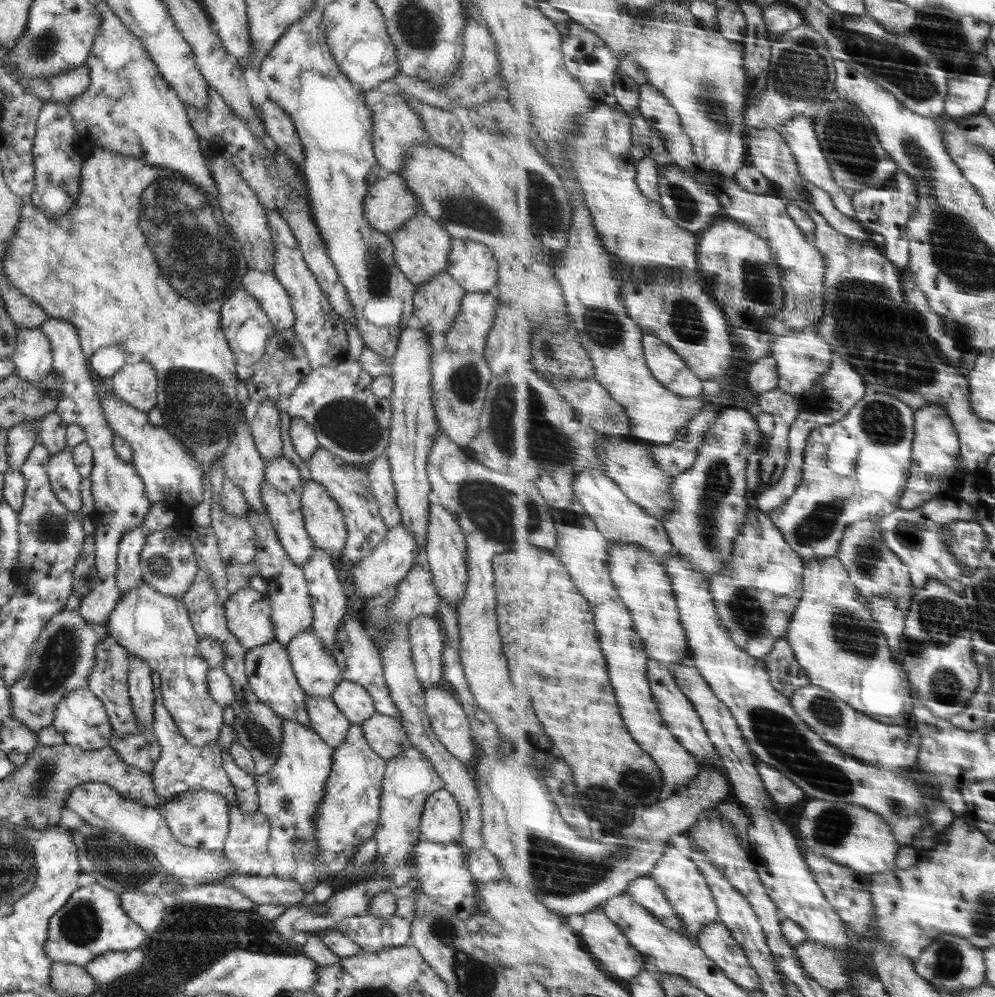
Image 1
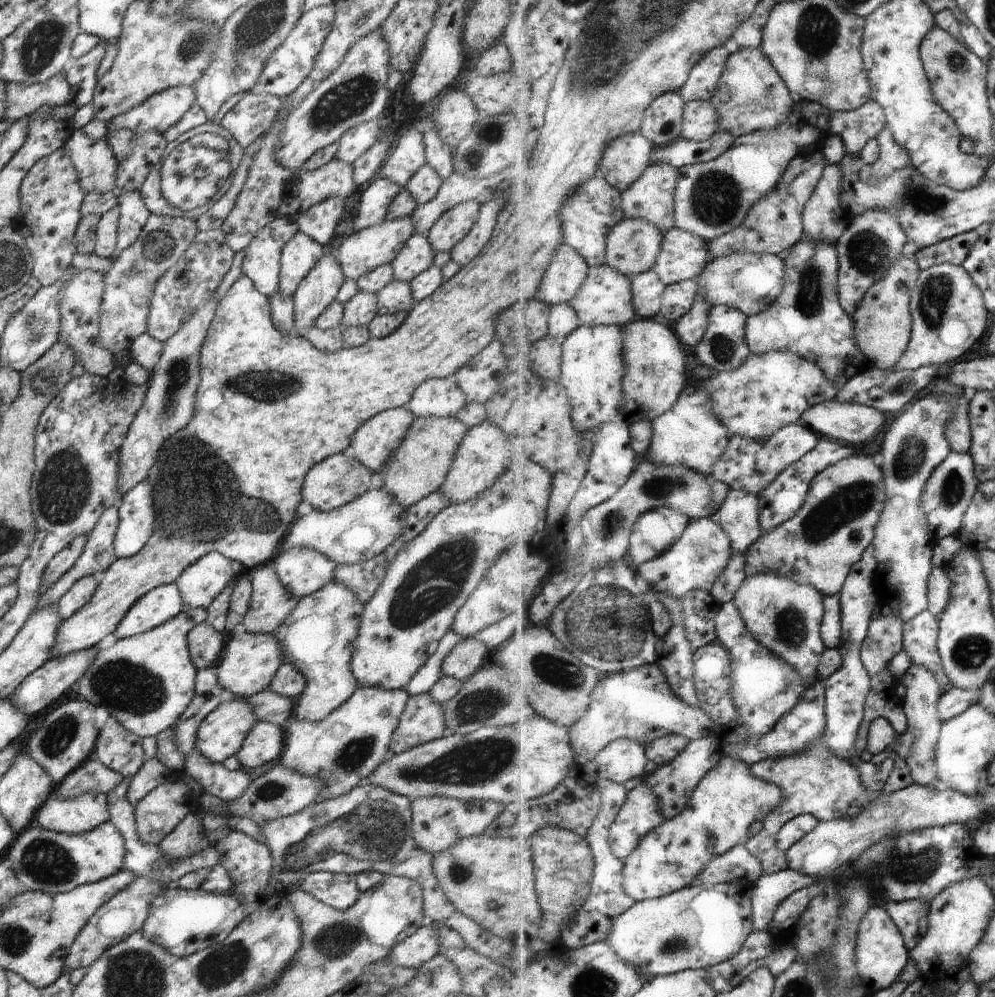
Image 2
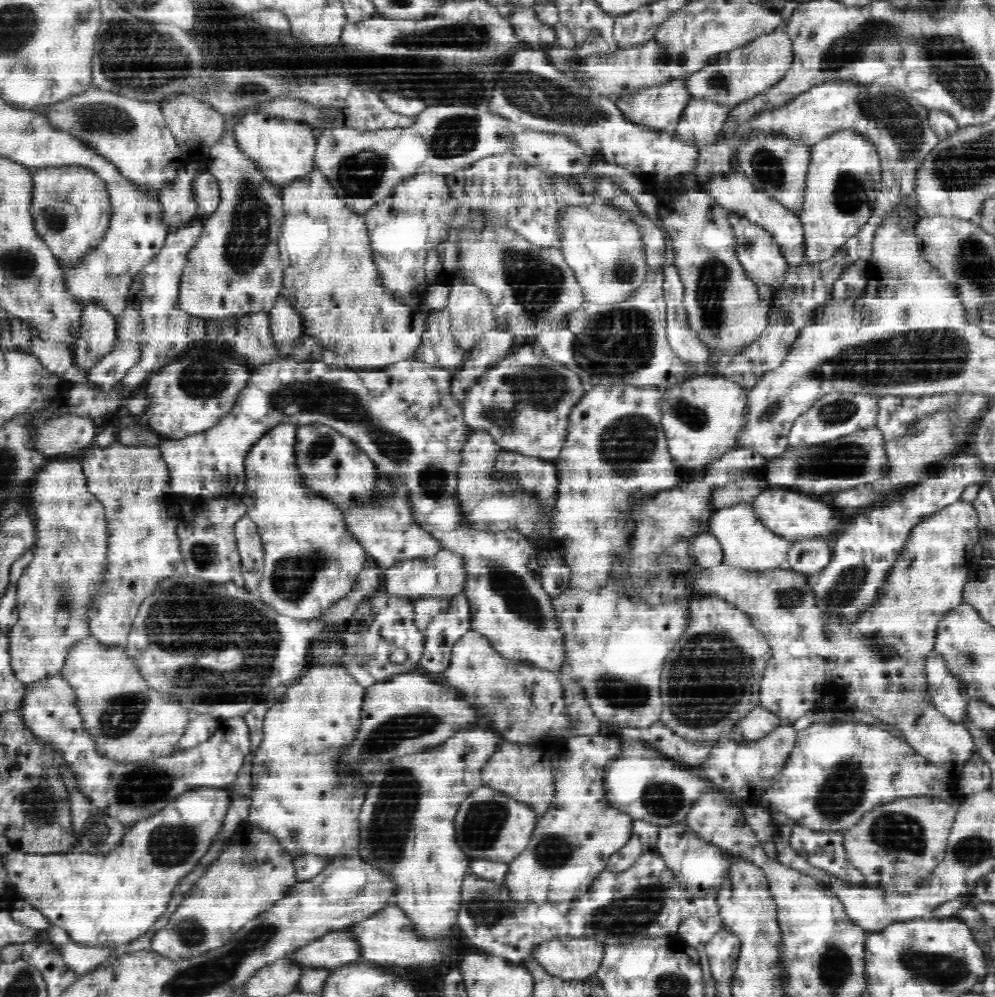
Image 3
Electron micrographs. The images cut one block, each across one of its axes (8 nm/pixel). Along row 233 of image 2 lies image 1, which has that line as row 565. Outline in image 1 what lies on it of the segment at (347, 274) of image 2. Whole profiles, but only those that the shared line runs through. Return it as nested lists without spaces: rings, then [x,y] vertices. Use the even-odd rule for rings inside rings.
[[[400,522],[386,529],[383,540],[373,548],[369,556],[353,562],[349,572],[352,575],[354,587],[359,591],[362,598],[369,602],[373,595],[387,591],[387,587],[396,585],[409,572],[415,563],[417,554],[417,541],[413,539],[413,533],[407,531]]]

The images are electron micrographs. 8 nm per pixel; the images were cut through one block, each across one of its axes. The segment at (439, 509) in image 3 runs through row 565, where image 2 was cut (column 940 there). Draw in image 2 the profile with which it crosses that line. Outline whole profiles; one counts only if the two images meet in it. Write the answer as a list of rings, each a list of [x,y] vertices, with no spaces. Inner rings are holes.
[[[951,452],[948,458],[933,471],[921,494],[921,508],[924,508],[925,522],[935,542],[957,535],[963,526],[965,513],[976,495],[979,484],[976,464],[970,452],[965,452],[965,454]]]

